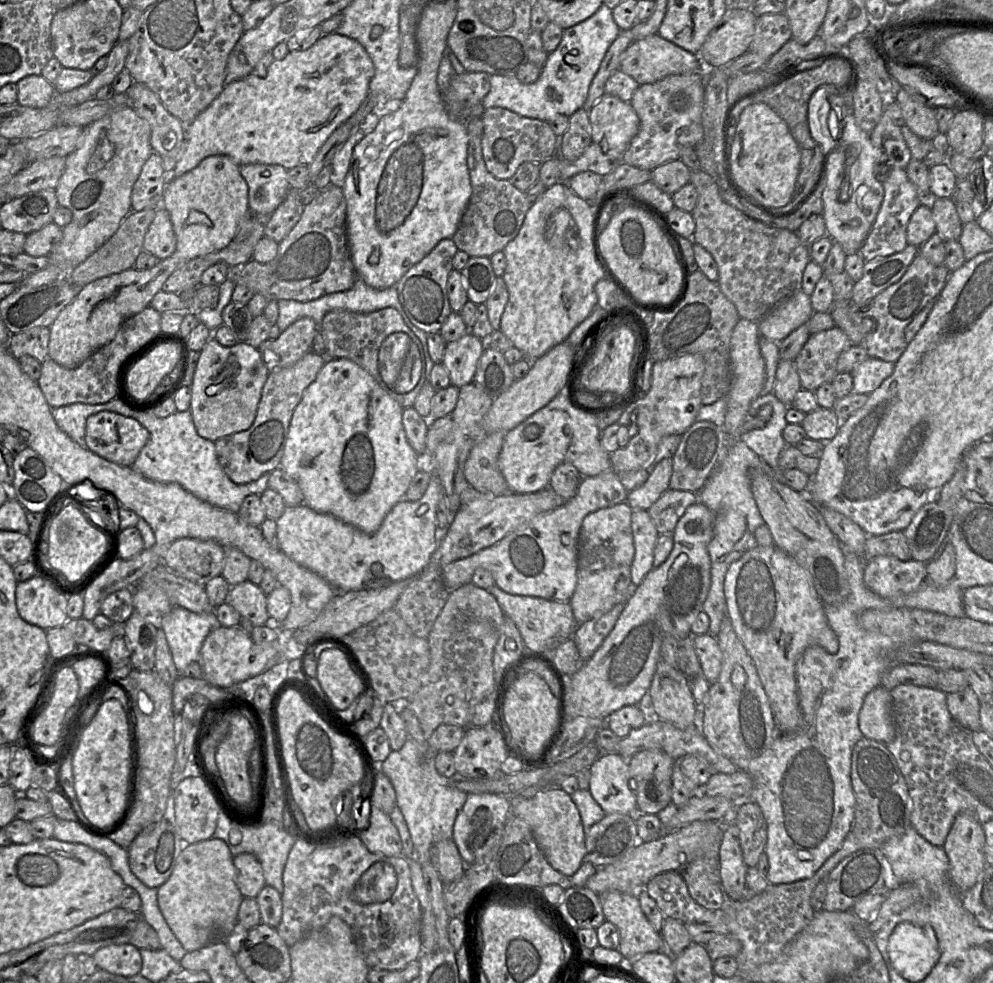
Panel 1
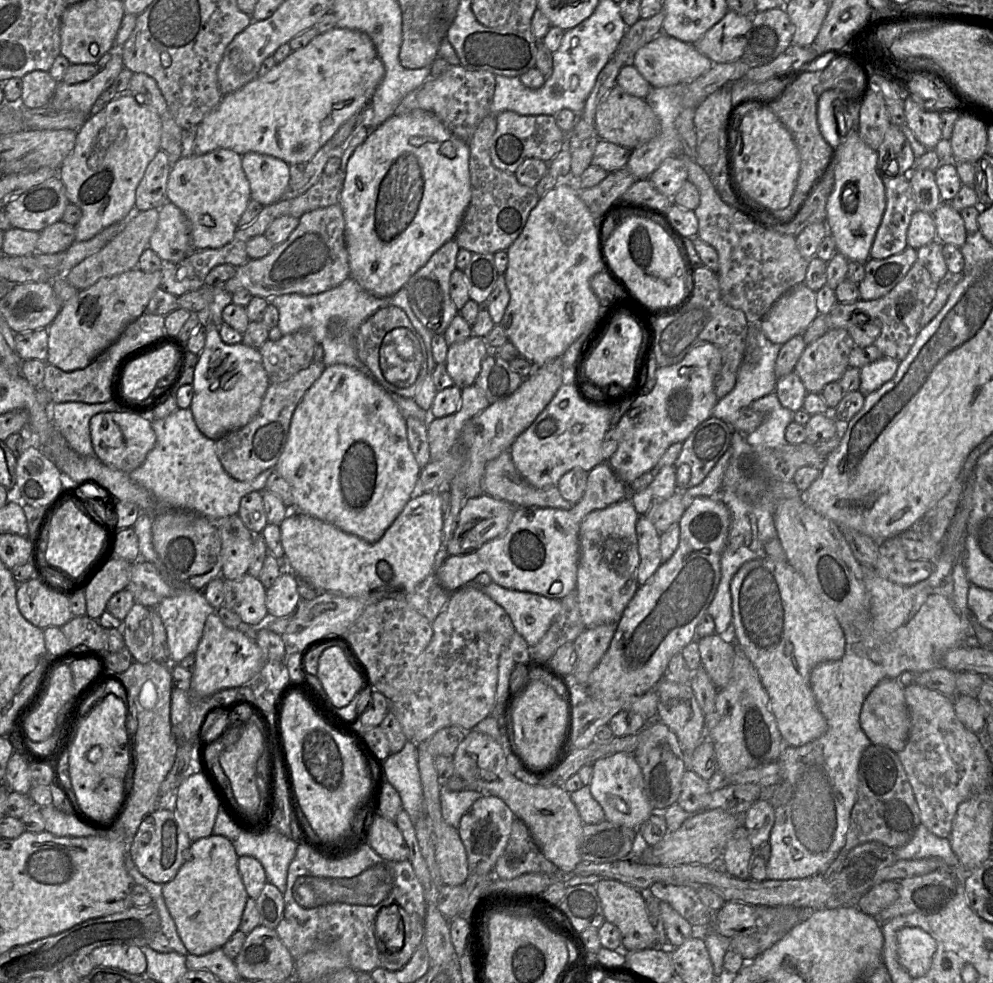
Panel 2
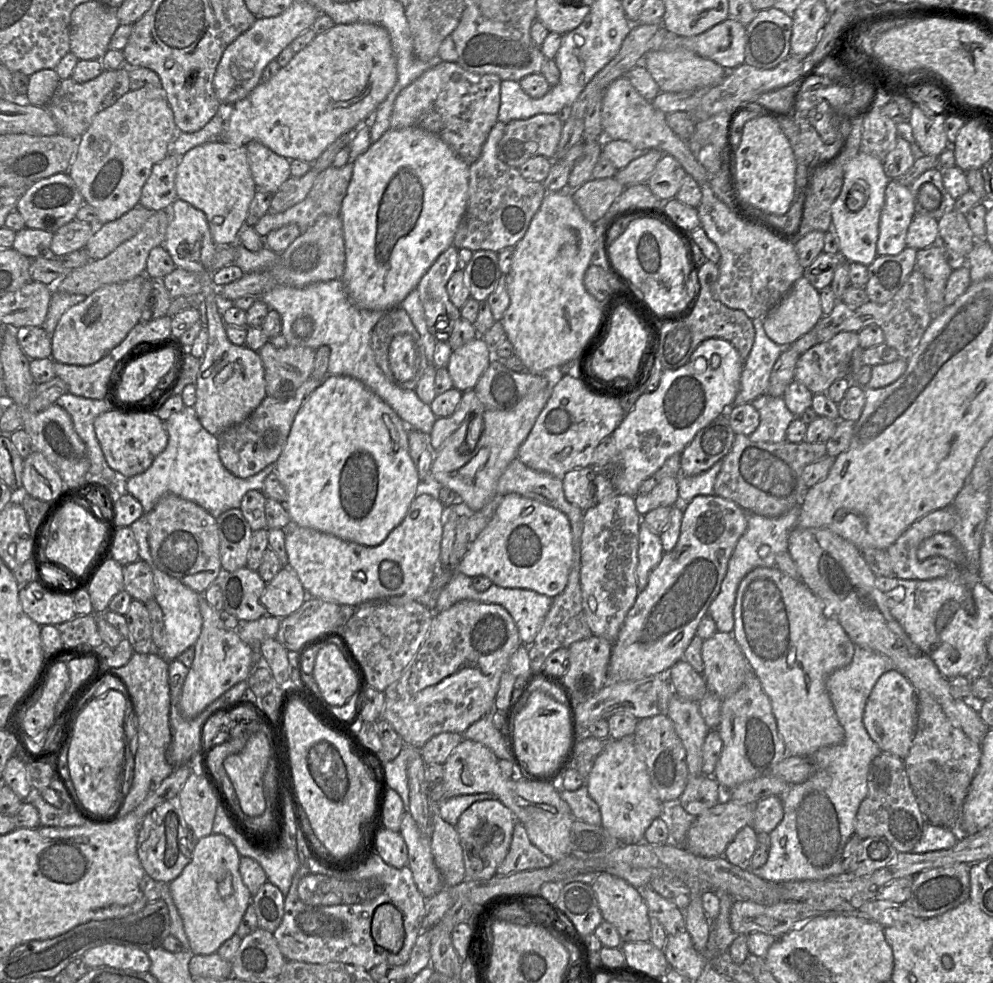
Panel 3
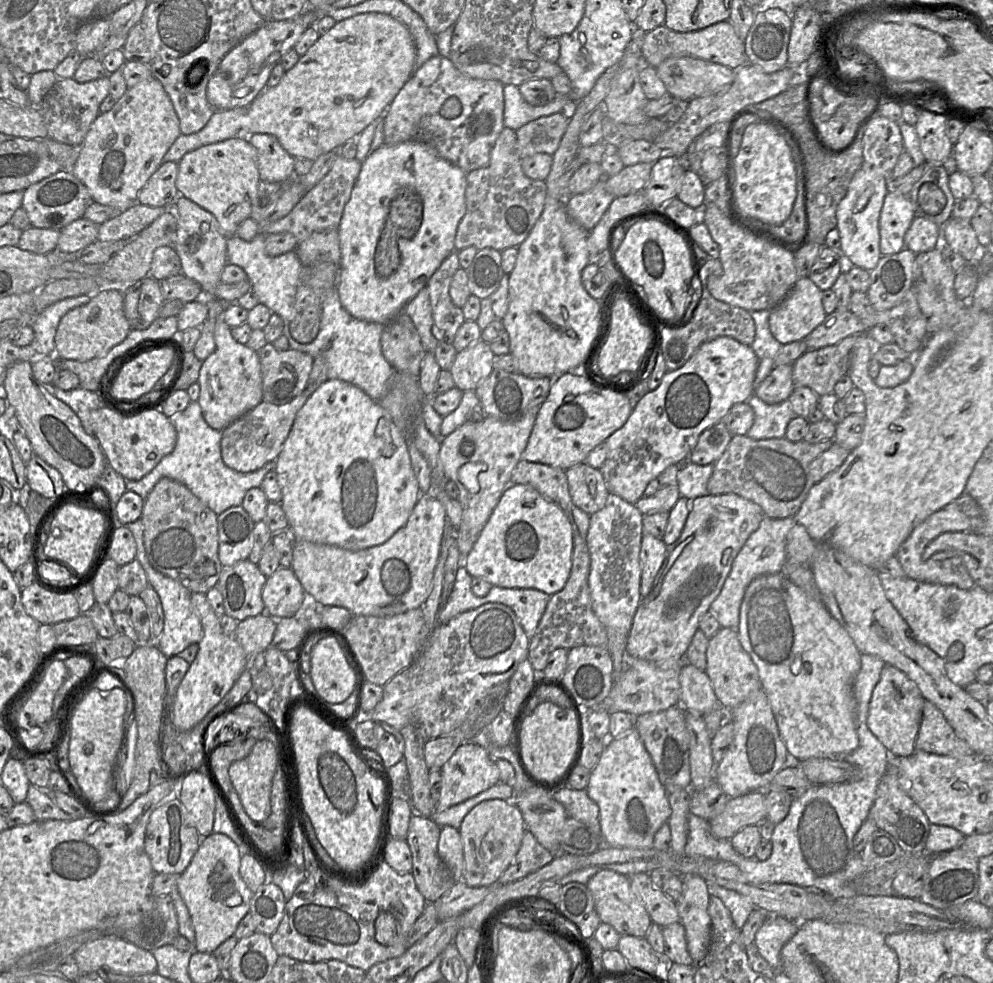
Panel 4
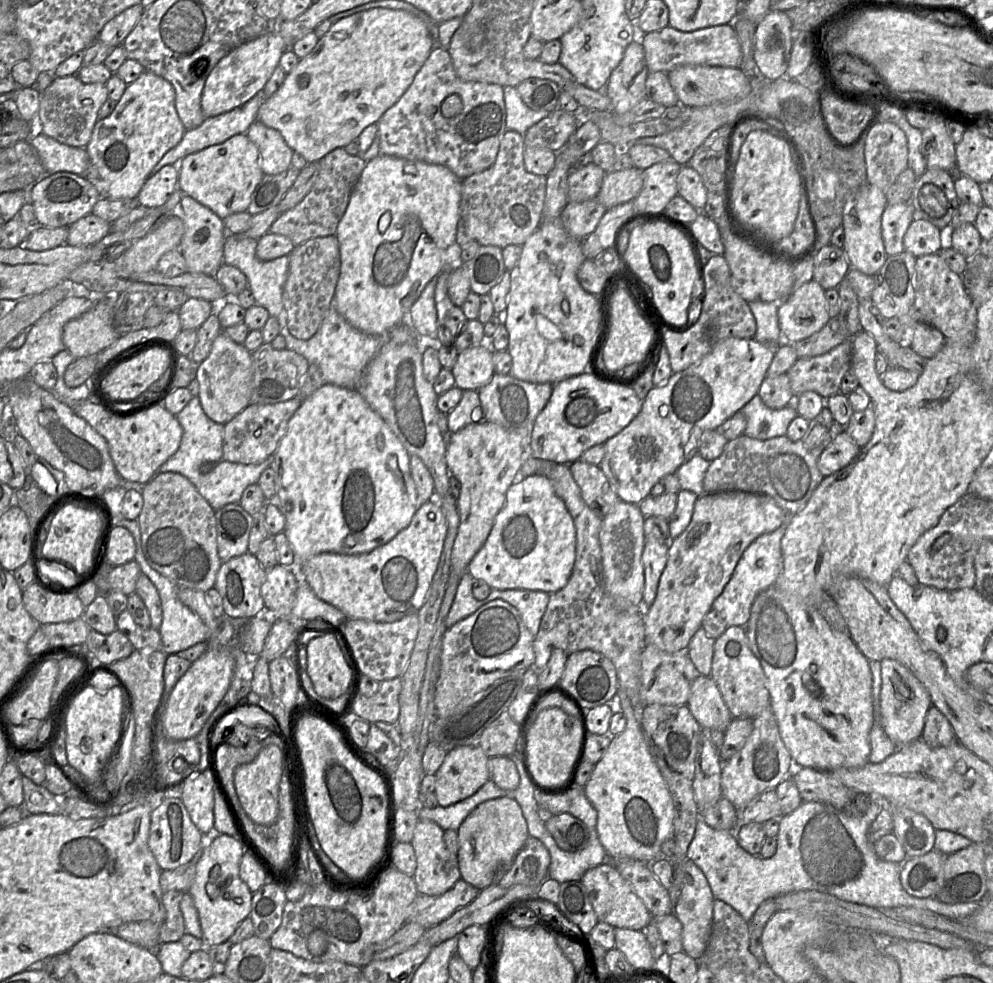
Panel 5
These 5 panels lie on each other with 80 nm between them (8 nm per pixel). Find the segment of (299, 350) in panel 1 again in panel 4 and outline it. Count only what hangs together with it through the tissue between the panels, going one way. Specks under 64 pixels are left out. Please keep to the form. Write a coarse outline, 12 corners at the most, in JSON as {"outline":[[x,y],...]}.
{"outline":[[258,352],[263,400],[283,405],[307,386],[314,358]]}

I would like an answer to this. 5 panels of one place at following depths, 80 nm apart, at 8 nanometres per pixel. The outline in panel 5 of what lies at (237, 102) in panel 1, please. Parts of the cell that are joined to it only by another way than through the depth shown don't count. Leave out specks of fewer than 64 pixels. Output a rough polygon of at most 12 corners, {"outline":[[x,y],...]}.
{"outline":[[372,8],[332,24],[257,120],[308,163],[356,141],[435,46]]}

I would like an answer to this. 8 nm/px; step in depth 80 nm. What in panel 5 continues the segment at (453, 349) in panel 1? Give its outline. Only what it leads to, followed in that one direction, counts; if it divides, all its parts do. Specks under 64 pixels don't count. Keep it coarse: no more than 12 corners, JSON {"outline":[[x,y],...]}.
{"outline":[[486,343],[460,351],[451,369],[463,391],[485,386],[495,374]]}

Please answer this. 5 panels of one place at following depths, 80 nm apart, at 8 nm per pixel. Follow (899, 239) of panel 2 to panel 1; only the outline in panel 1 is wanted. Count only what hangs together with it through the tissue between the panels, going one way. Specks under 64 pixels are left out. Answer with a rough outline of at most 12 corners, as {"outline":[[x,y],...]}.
{"outline":[[905,169],[880,175],[884,198],[859,250],[865,261],[904,250],[922,199]]}

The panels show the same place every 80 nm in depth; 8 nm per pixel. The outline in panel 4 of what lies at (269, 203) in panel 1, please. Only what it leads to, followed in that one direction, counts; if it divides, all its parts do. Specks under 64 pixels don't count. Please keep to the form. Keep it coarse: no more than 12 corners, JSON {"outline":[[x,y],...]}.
{"outline":[[271,134],[248,136],[261,181],[289,182],[294,157]]}

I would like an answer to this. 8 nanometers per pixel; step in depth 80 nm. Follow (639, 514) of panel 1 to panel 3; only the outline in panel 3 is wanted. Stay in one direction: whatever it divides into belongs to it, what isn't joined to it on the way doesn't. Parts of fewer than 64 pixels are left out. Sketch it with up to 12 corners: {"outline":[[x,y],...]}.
{"outline":[[641,521],[636,579],[639,592],[661,562],[660,535]]}

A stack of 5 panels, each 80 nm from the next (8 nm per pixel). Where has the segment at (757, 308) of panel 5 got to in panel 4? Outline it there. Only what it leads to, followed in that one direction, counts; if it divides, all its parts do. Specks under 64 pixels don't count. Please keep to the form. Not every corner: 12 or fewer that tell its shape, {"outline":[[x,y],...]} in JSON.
{"outline":[[771,310],[749,312],[751,348],[758,358],[757,386],[774,368],[781,347],[769,329]]}

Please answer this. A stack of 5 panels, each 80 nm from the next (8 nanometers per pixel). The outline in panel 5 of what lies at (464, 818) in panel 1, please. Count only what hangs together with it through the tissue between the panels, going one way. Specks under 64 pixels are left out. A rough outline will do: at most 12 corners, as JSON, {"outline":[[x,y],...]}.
{"outline":[[511,796],[479,804],[458,833],[461,879],[479,891],[529,837]]}

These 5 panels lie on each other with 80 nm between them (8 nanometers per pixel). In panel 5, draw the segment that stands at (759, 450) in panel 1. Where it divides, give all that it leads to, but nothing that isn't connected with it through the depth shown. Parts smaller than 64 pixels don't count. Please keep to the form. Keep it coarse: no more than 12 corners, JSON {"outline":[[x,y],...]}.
{"outline":[[757,394],[740,411],[744,435],[786,435],[799,416],[793,403],[774,410]]}

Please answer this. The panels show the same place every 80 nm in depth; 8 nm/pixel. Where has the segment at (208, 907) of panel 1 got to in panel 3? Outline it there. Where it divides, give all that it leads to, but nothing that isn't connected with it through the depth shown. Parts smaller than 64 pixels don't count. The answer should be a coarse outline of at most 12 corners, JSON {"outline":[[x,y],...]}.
{"outline":[[222,834],[169,883],[194,955],[216,953],[252,895]]}

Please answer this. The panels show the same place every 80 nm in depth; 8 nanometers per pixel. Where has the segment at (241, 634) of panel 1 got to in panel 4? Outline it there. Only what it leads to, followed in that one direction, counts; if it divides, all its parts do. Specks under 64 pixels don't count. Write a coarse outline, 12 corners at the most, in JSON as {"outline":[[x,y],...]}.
{"outline":[[192,593],[203,638],[171,723],[199,724],[248,669],[206,594]]}

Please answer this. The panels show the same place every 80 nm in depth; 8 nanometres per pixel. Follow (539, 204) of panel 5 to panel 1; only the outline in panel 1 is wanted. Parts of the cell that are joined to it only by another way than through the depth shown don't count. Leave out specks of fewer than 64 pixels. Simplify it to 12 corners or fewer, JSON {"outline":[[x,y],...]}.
{"outline":[[482,116],[469,118],[472,194],[452,239],[490,258],[518,235],[533,203],[487,170]]}

